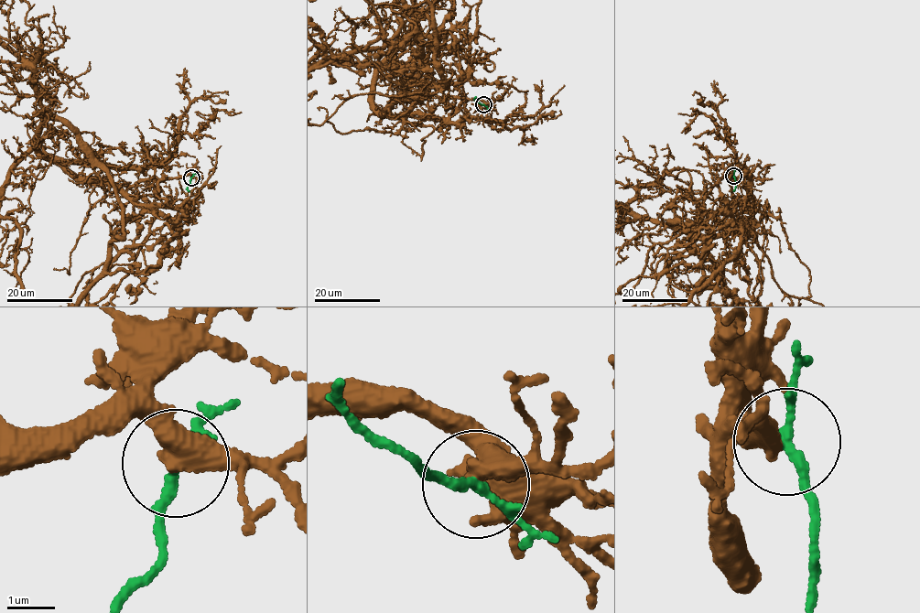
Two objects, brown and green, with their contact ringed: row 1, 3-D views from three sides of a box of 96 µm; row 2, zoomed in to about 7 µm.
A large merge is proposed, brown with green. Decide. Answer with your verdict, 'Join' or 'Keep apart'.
Join

